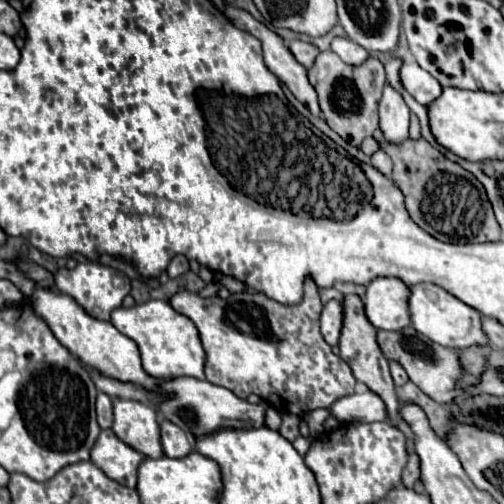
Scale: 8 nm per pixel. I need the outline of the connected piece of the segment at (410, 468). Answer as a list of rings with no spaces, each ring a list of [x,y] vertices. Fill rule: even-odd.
[[[412,452],[412,454],[410,454],[410,458],[408,458],[408,464],[406,464],[404,472],[402,472],[402,484],[404,484],[404,486],[408,486],[408,488],[412,488],[412,486],[414,486],[414,482],[416,482],[418,478],[420,478],[418,454],[416,454],[416,452]]]

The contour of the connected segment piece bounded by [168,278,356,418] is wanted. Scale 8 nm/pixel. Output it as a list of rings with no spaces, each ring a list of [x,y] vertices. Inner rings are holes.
[[[310,278],[304,282],[302,300],[292,306],[278,304],[276,300],[270,300],[268,296],[256,290],[230,294],[226,300],[216,296],[200,298],[198,294],[178,292],[168,302],[180,314],[194,320],[200,332],[200,338],[206,350],[206,380],[232,390],[240,398],[258,394],[264,402],[268,402],[280,414],[294,414],[304,418],[308,412],[316,408],[330,408],[336,400],[354,394],[356,378],[350,366],[330,350],[330,346],[324,342],[320,334],[318,318],[322,312],[322,302],[318,296],[318,286]]]

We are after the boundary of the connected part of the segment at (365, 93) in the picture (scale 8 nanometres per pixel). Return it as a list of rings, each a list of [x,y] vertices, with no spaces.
[[[326,50],[320,52],[312,68],[308,68],[308,80],[318,94],[322,118],[348,144],[360,146],[366,136],[372,136],[374,130],[378,130],[378,104],[382,98],[384,80],[382,62],[378,62],[376,58],[368,58],[362,66],[350,66],[344,64],[334,52]]]

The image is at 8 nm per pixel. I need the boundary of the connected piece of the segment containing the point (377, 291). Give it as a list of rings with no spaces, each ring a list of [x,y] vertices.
[[[376,278],[364,294],[364,312],[380,330],[400,330],[410,326],[408,286],[398,278]]]

